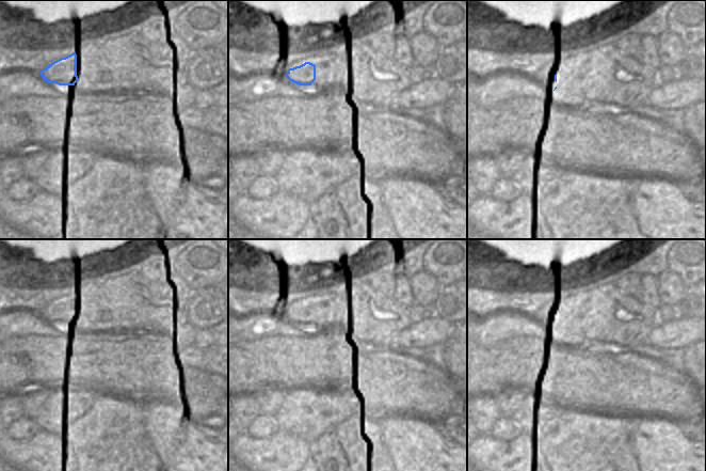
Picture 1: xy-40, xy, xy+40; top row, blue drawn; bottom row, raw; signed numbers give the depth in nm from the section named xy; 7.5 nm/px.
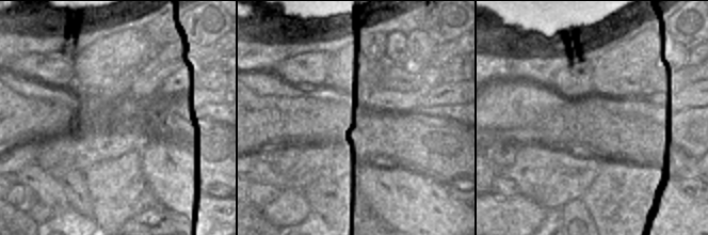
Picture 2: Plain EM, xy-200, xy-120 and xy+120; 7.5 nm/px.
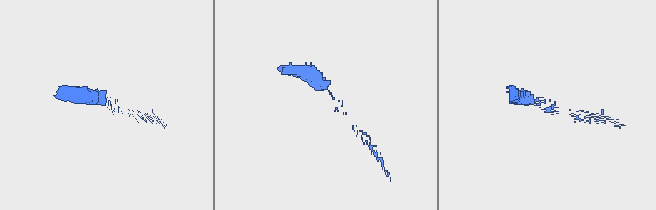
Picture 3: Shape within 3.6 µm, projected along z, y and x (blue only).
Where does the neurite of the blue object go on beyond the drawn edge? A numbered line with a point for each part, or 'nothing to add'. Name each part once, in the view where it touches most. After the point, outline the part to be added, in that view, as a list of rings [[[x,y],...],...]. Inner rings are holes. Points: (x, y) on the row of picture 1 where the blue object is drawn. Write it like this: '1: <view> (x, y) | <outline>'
1: xy+40 (548, 76) | [[[553,66],[553,67],[547,68],[543,73],[542,78],[544,80],[545,89],[547,89],[547,90],[555,90],[555,88],[557,87],[557,83],[555,81],[555,75],[558,72],[558,69],[559,68],[557,66]]]

